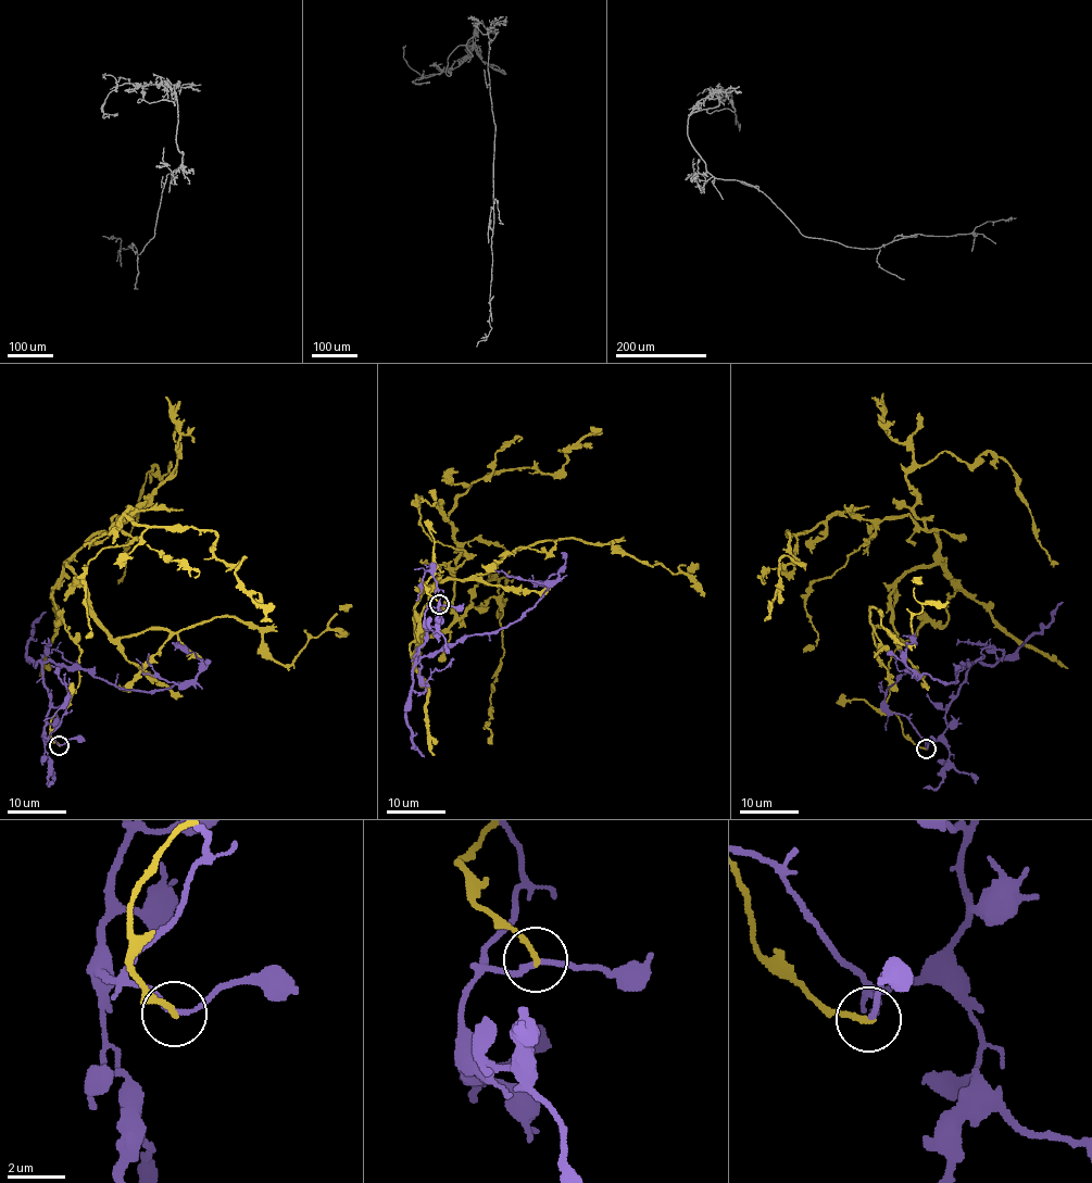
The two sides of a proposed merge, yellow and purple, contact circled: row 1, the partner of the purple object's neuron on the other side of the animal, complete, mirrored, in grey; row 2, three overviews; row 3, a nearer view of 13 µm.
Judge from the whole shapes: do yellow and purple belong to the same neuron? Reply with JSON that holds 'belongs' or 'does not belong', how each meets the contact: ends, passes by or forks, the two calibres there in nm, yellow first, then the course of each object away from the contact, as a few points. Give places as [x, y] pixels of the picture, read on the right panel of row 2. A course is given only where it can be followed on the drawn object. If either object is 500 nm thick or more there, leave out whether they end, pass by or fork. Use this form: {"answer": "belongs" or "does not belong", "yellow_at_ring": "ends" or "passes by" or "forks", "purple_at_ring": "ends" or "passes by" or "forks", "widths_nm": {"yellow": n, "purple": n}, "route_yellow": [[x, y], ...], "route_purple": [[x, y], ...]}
{"answer": "does not belong", "yellow_at_ring": "ends", "purple_at_ring": "passes by", "widths_nm": {"yellow": 180, "purple": 170}, "route_yellow": [[927, 749], [888, 663], [948, 619], [933, 530], [787, 531], [764, 621]], "route_purple": [[927, 749], [946, 728], [948, 705], [970, 663], [954, 682], [916, 674], [905, 662], [912, 642], [905, 636]]}

